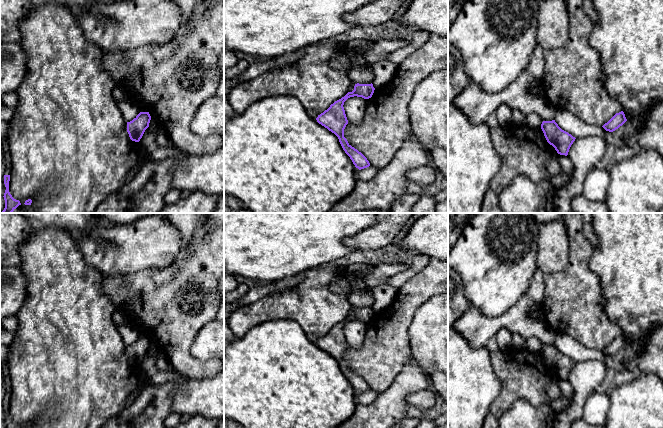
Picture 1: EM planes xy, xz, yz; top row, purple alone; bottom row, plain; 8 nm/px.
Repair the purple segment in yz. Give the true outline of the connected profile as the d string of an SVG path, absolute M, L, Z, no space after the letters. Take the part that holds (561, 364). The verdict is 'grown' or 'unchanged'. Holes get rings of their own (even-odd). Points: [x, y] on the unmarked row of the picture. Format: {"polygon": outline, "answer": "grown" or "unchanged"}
{"polygon": "M555 344L543 345L541 353L547 366L555 372L557 377L567 380L569 373L576 362L562 354Z", "answer": "unchanged"}

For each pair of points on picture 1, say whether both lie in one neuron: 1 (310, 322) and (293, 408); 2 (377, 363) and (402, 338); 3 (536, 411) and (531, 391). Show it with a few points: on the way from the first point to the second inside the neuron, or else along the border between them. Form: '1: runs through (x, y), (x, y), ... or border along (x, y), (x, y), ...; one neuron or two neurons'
1: border along (292, 319), (302, 329), (305, 336), (315, 343); two neurons
2: runs through (383, 357), (396, 344); one neuron
3: border along (550, 405), (532, 405), (517, 399), (511, 406); two neurons

